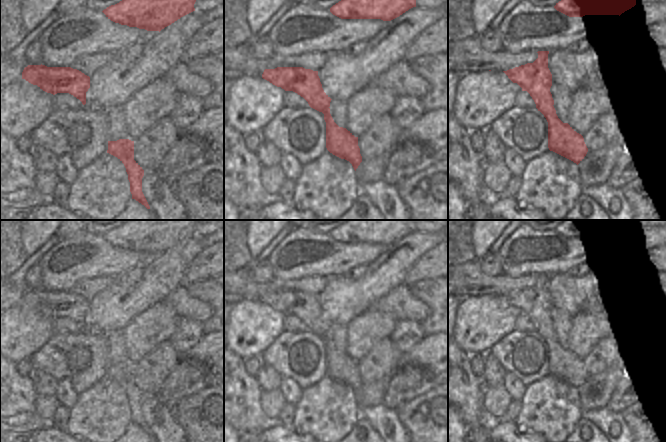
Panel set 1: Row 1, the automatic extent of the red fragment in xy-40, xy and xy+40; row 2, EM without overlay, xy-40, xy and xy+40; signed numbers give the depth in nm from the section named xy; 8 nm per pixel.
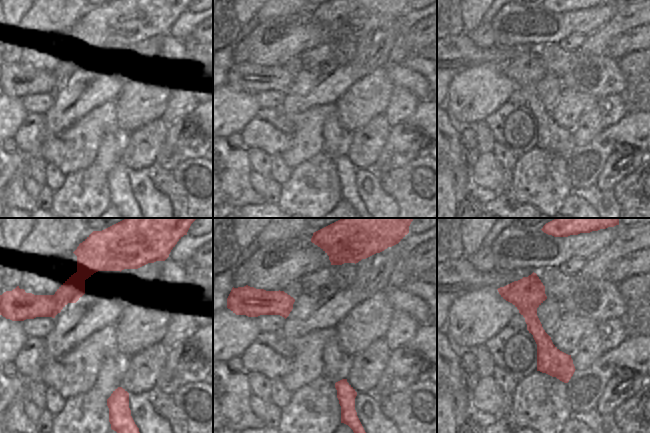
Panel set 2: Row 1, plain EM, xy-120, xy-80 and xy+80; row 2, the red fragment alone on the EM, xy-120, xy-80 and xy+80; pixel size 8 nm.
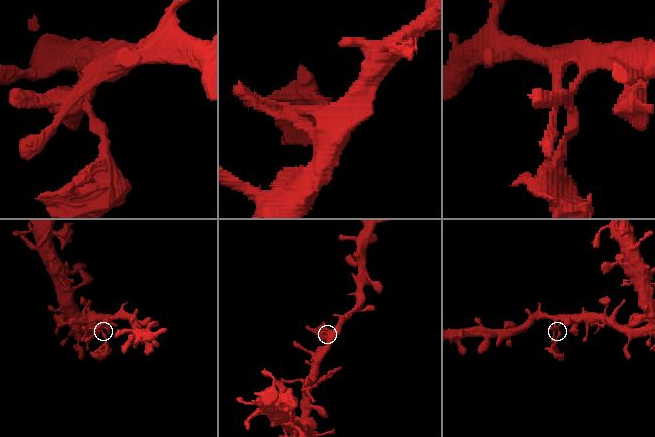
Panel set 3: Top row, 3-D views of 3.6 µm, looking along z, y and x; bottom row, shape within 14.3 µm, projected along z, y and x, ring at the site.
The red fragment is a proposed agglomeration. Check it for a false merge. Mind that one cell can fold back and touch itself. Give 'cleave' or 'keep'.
cleave

